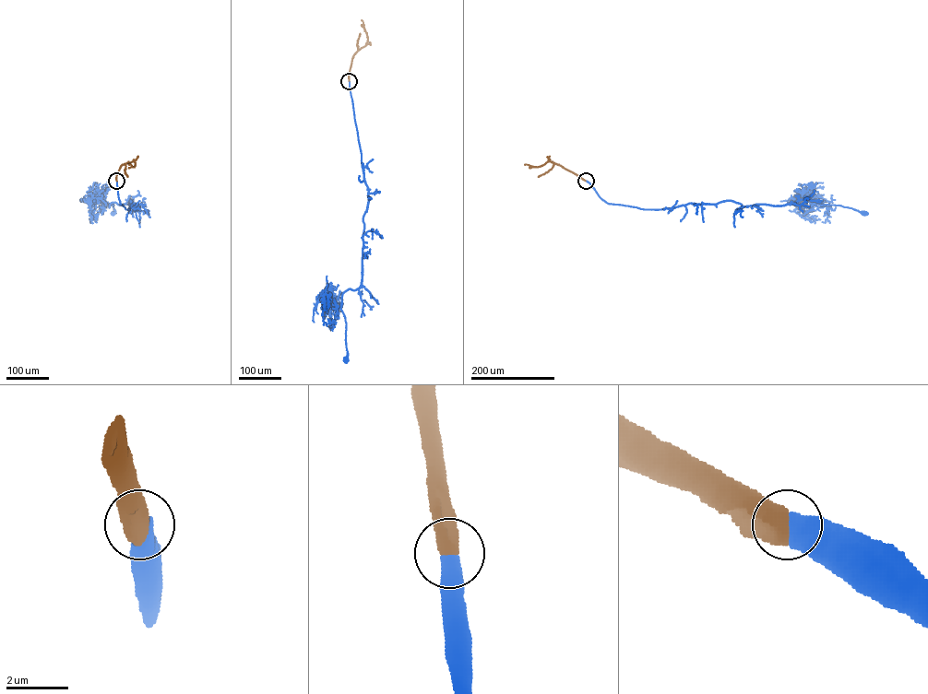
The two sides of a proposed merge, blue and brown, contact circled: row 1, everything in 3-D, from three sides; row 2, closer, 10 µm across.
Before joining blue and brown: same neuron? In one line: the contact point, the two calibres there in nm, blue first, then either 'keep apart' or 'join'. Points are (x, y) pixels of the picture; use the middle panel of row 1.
place (349, 81); calibres 650 and 700 nm; join

